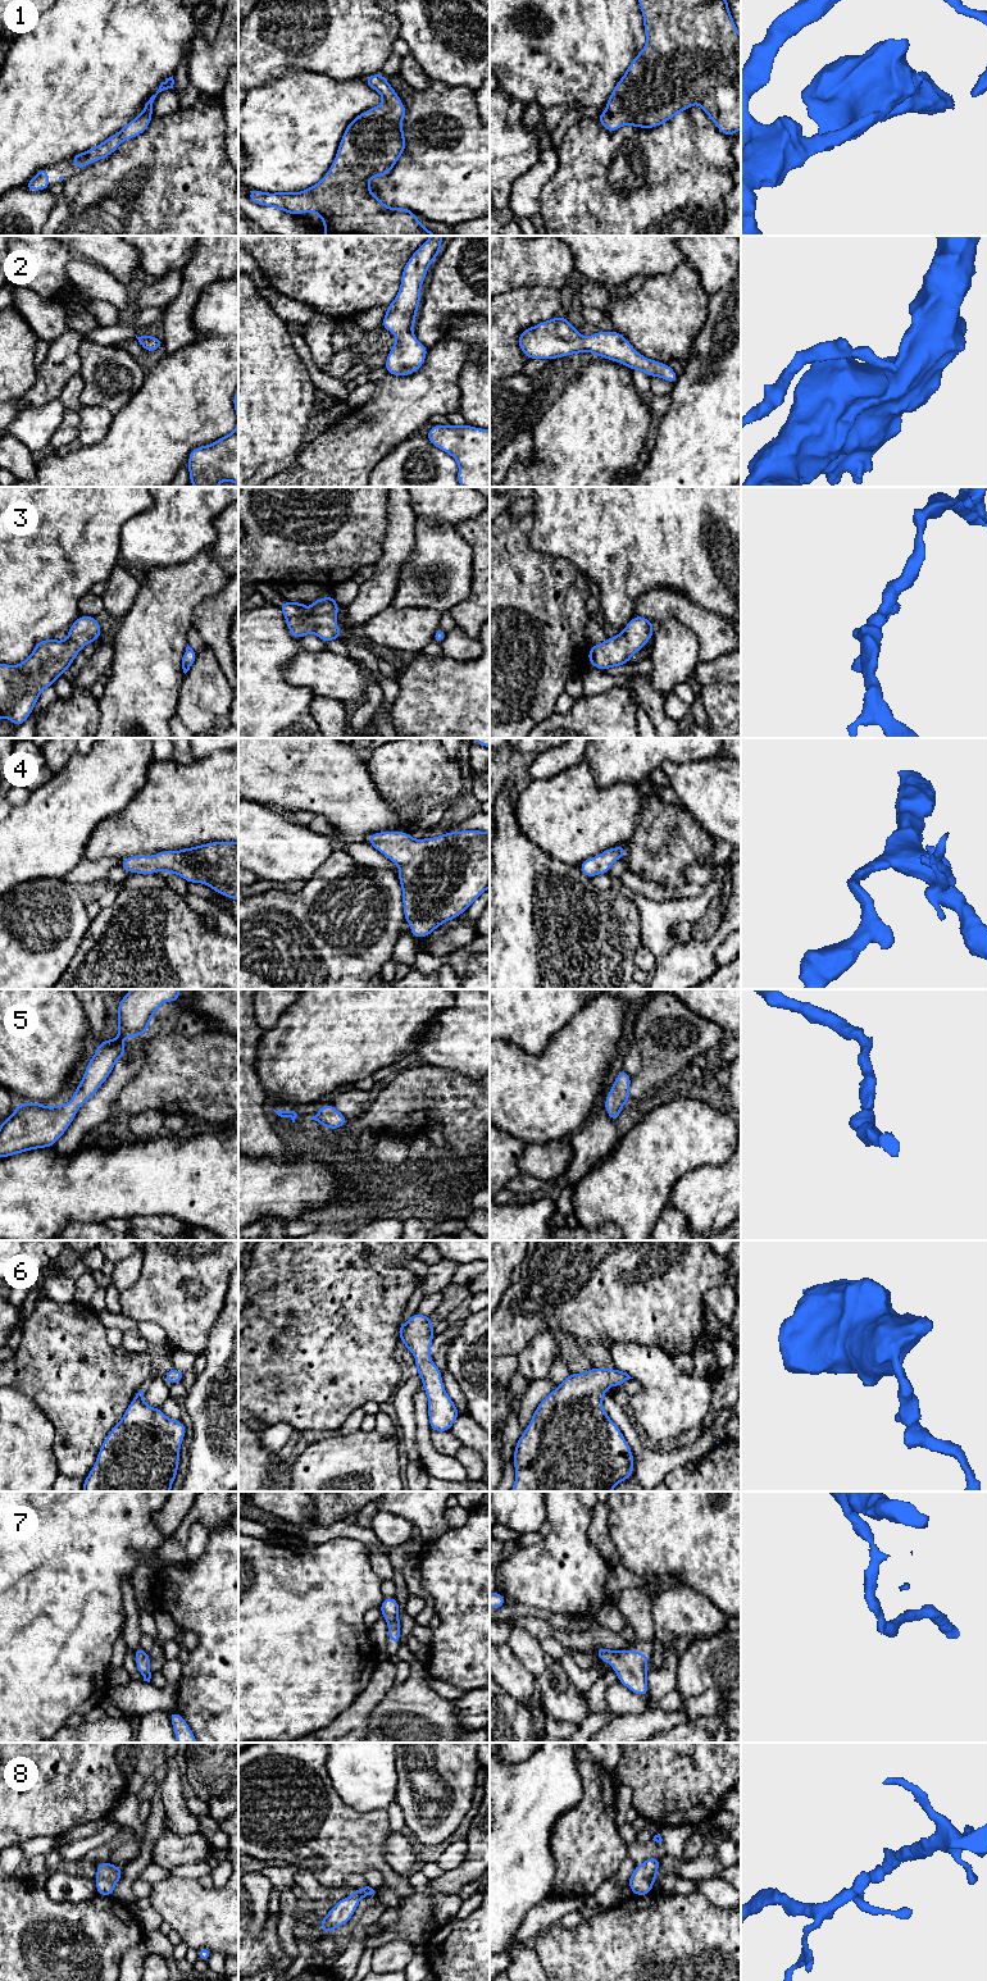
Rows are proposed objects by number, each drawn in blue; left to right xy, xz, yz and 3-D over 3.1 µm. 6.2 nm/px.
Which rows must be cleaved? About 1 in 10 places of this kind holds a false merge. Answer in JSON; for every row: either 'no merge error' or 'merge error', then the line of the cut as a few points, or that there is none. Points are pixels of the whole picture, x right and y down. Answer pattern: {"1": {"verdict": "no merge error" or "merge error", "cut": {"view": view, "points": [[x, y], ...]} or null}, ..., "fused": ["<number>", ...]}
{"1": {"verdict": "no merge error", "cut": null}, "2": {"verdict": "no merge error", "cut": null}, "3": {"verdict": "no merge error", "cut": null}, "4": {"verdict": "no merge error", "cut": null}, "5": {"verdict": "no merge error", "cut": null}, "6": {"verdict": "no merge error", "cut": null}, "7": {"verdict": "no merge error", "cut": null}, "8": {"verdict": "no merge error", "cut": null}, "fused": []}

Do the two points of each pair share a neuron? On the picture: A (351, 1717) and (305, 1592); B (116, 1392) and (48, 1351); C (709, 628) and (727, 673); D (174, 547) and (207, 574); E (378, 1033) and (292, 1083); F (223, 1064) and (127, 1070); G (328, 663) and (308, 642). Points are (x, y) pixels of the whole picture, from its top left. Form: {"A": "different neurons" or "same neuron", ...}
{"A": "different neurons", "B": "same neuron", "C": "different neurons", "D": "different neurons", "E": "same neuron", "F": "different neurons", "G": "different neurons"}

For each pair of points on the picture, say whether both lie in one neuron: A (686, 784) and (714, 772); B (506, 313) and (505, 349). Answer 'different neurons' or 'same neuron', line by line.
A: same neuron
B: same neuron

